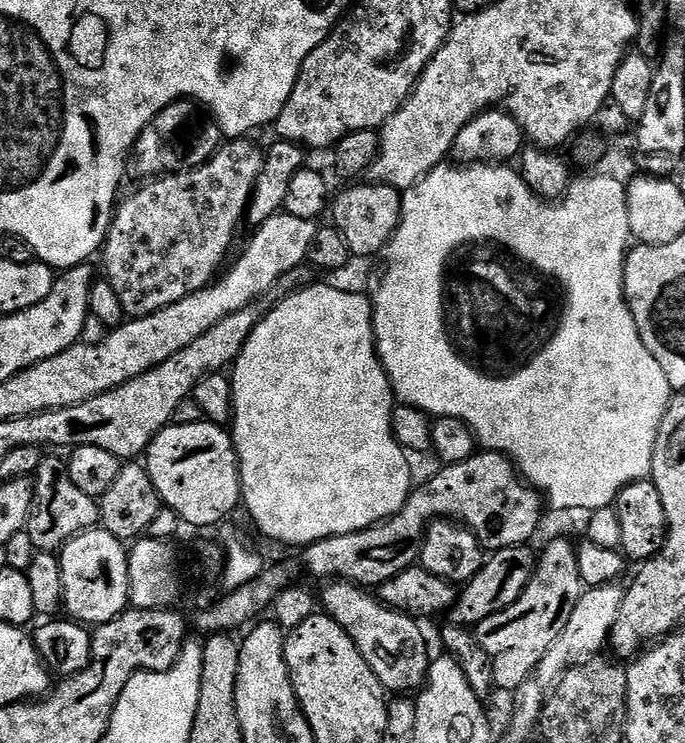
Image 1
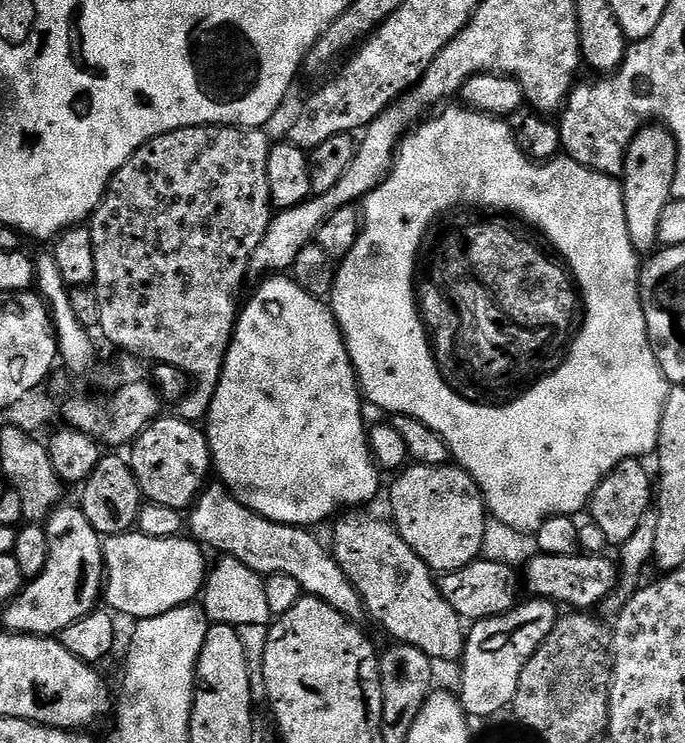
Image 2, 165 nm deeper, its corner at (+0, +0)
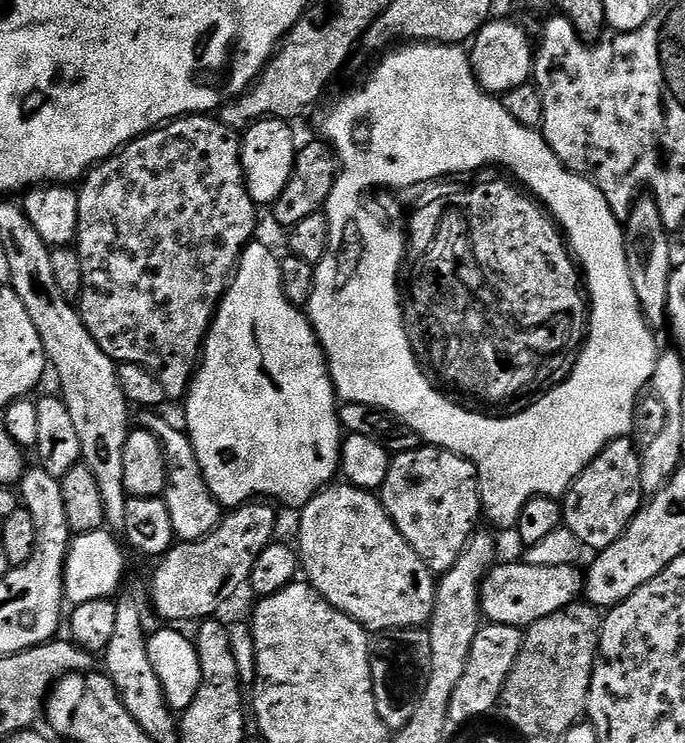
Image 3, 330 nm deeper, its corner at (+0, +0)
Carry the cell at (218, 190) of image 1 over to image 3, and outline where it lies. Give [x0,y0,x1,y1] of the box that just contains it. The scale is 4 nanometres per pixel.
[74,114,258,401]

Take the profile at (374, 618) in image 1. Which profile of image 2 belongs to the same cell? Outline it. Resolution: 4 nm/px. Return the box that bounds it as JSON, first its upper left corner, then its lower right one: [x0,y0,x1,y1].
[186,482,365,621]

